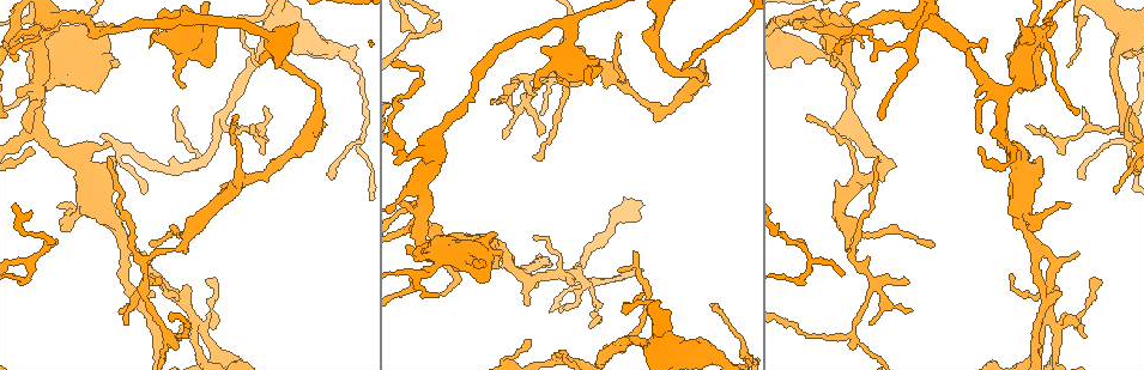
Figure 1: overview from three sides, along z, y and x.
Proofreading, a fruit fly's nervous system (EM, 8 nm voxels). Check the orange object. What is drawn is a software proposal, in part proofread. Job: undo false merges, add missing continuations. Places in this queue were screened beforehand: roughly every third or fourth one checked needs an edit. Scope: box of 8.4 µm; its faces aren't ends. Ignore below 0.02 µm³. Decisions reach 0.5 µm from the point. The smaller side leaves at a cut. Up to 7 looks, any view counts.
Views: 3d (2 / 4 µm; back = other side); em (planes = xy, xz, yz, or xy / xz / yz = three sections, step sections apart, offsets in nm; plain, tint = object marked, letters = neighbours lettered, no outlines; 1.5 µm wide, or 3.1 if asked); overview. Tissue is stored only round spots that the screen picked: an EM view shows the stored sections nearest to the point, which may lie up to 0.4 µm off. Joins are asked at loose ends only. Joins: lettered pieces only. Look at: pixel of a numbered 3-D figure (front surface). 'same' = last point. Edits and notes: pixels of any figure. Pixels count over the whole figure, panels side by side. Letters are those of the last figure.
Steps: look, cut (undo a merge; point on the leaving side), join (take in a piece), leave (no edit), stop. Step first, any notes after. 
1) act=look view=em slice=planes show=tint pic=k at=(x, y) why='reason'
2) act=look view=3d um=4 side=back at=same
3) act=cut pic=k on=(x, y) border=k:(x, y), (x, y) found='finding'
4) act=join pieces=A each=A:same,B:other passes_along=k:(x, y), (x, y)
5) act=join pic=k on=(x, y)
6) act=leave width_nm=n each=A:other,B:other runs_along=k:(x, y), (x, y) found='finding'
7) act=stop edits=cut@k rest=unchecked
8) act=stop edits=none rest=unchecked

act=look view=3d um=2 pic=1 at=(883, 158) why='calibre changes'

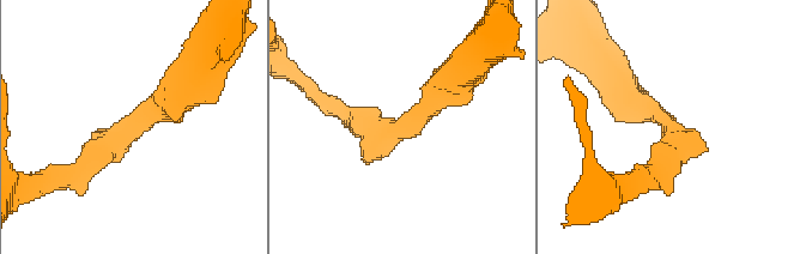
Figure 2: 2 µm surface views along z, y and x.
act=look view=em slice=planes show=letters pic=2 at=(671, 130)

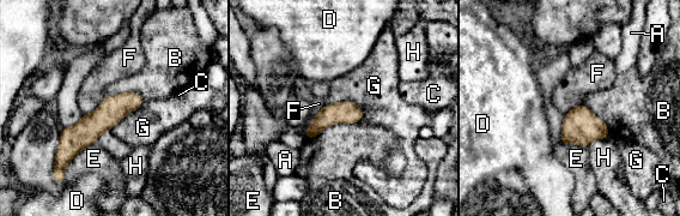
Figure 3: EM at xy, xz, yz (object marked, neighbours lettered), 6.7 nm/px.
act=leave width_nm=160 longest_contact=B:400nm each=A:other,B:other,C:other,D:other,E:other,F:other,G:other,H:other found='one neuron here'

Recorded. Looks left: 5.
act=look view=em slice=planes show=letters pic=1 at=(851, 258) why='arms part here'

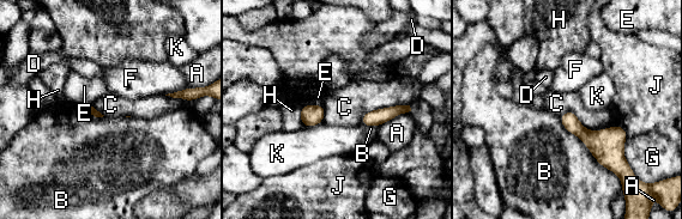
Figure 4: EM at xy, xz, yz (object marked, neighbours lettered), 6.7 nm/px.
act=leave each=A:other,B:other,C:other,D:other,E:other,F:other,G:other,H:other,J:other,K:other found='continuous, no second neuron'

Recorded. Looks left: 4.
act=look view=em slice=planes show=letters pic=1 at=(863, 47) why='free end'

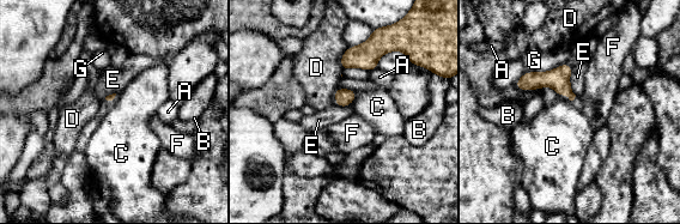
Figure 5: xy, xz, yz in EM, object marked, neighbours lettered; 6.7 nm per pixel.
act=leave each=A:other,B:other,C:other,D:other,E:other,F:other,G:other border=5:(347, 48), (340, 61), (341, 71) found='no lettered piece goes on from it'

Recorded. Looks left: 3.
act=stop edits=none rest=unchecked

